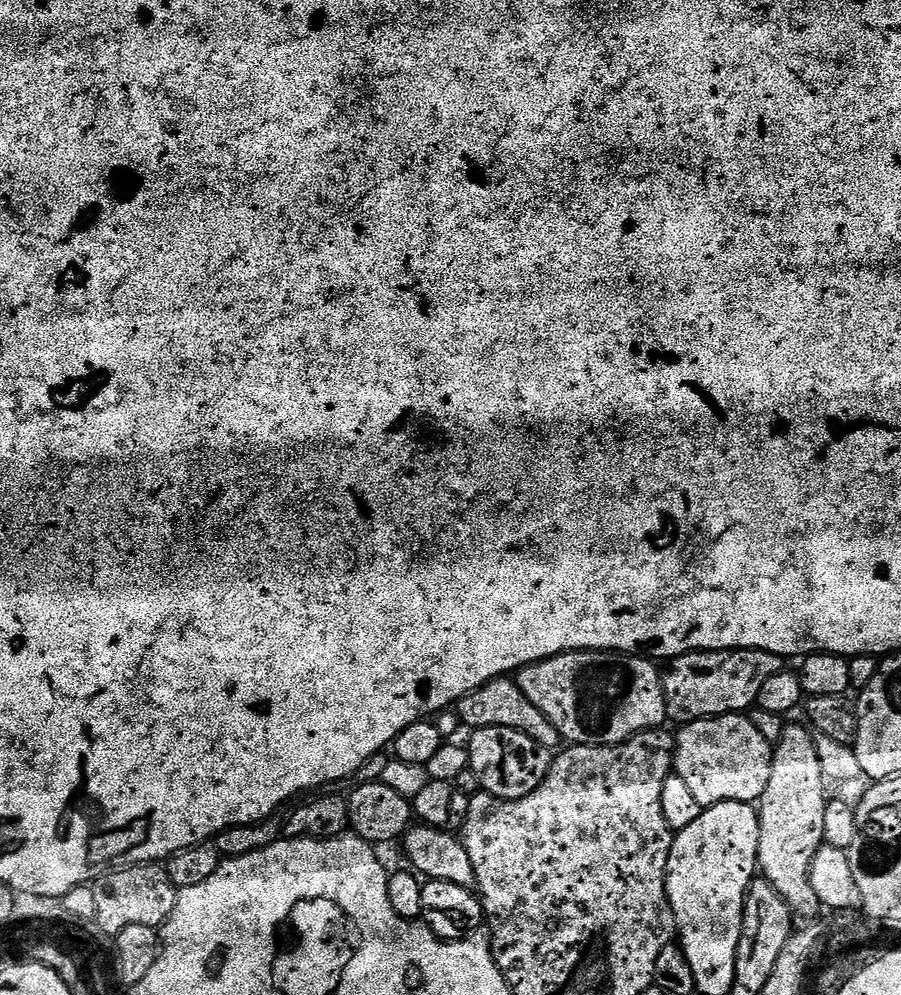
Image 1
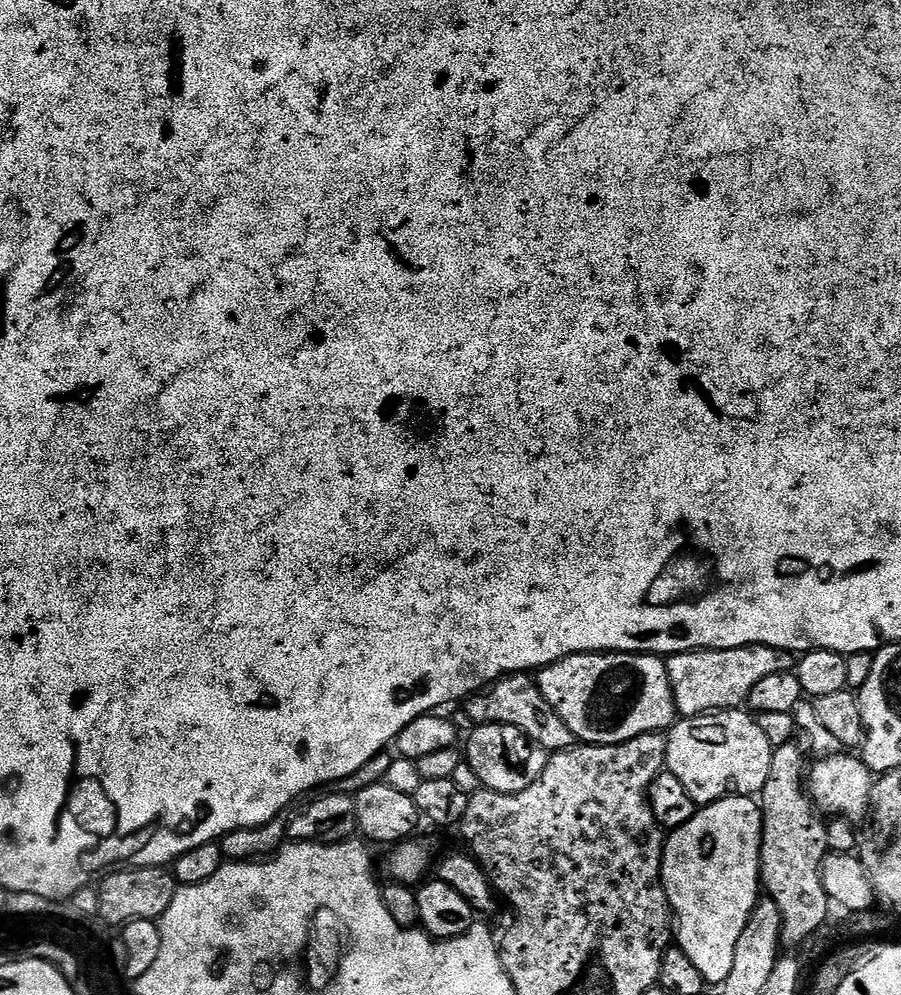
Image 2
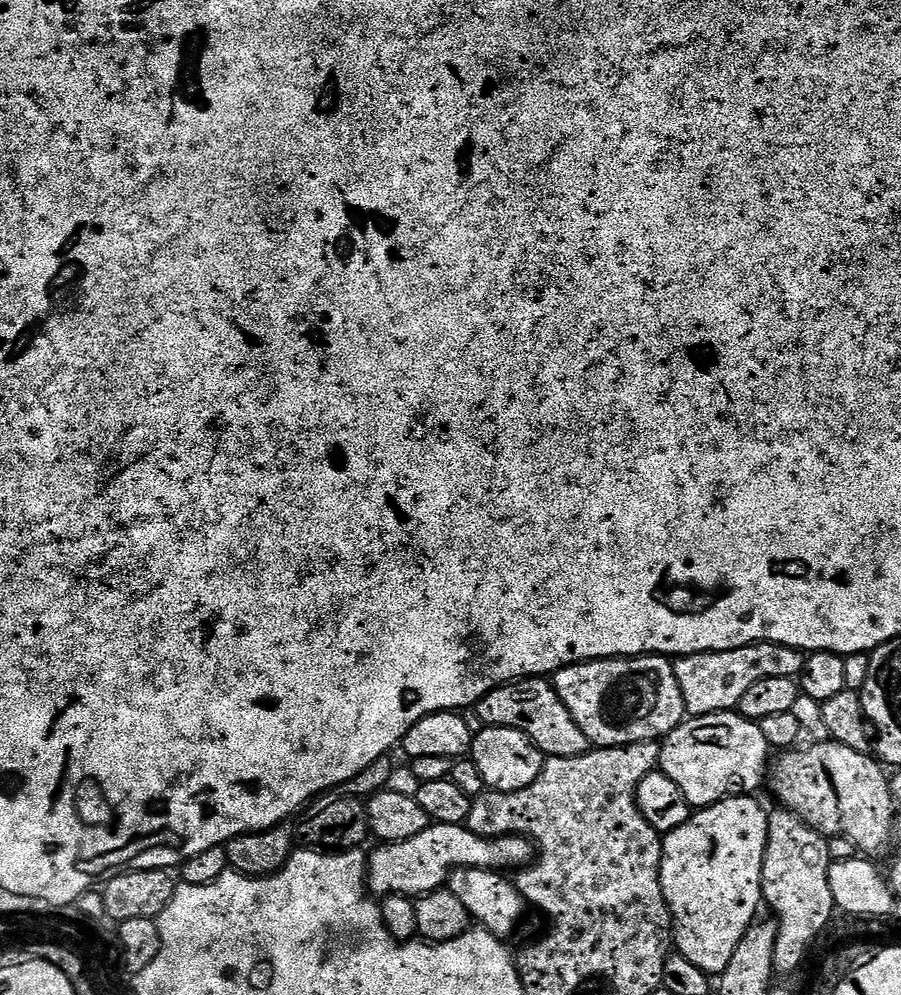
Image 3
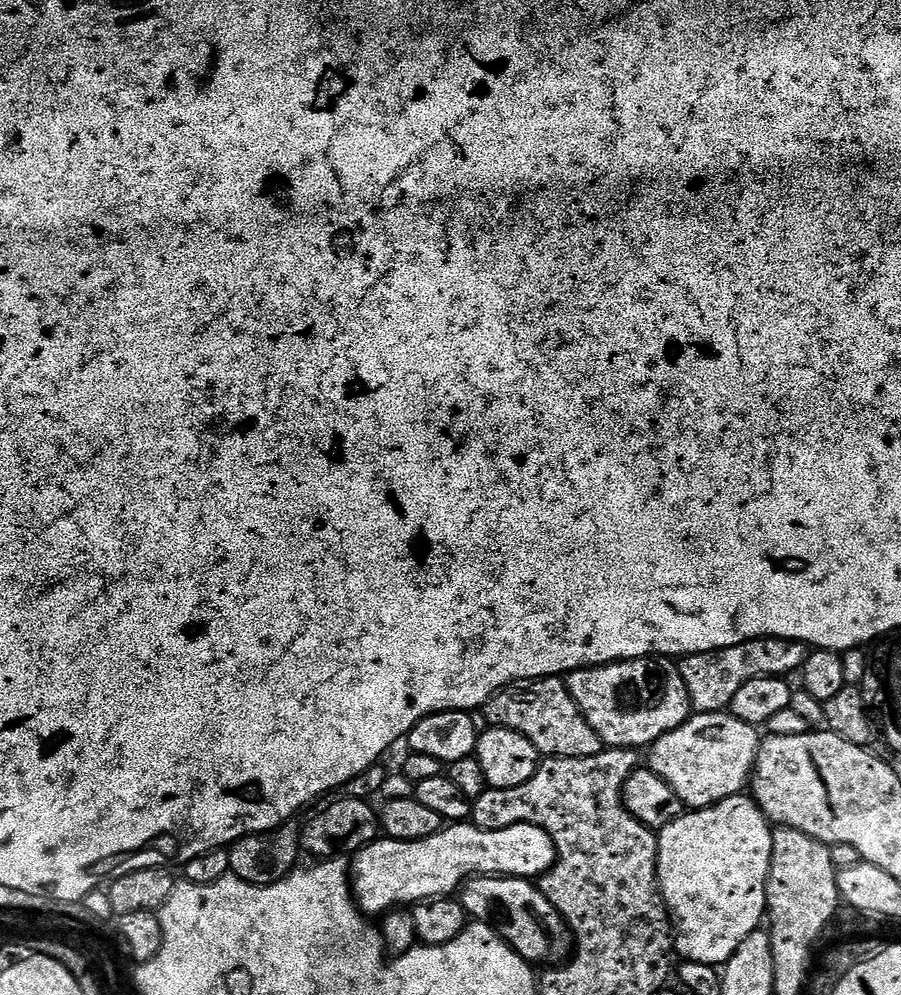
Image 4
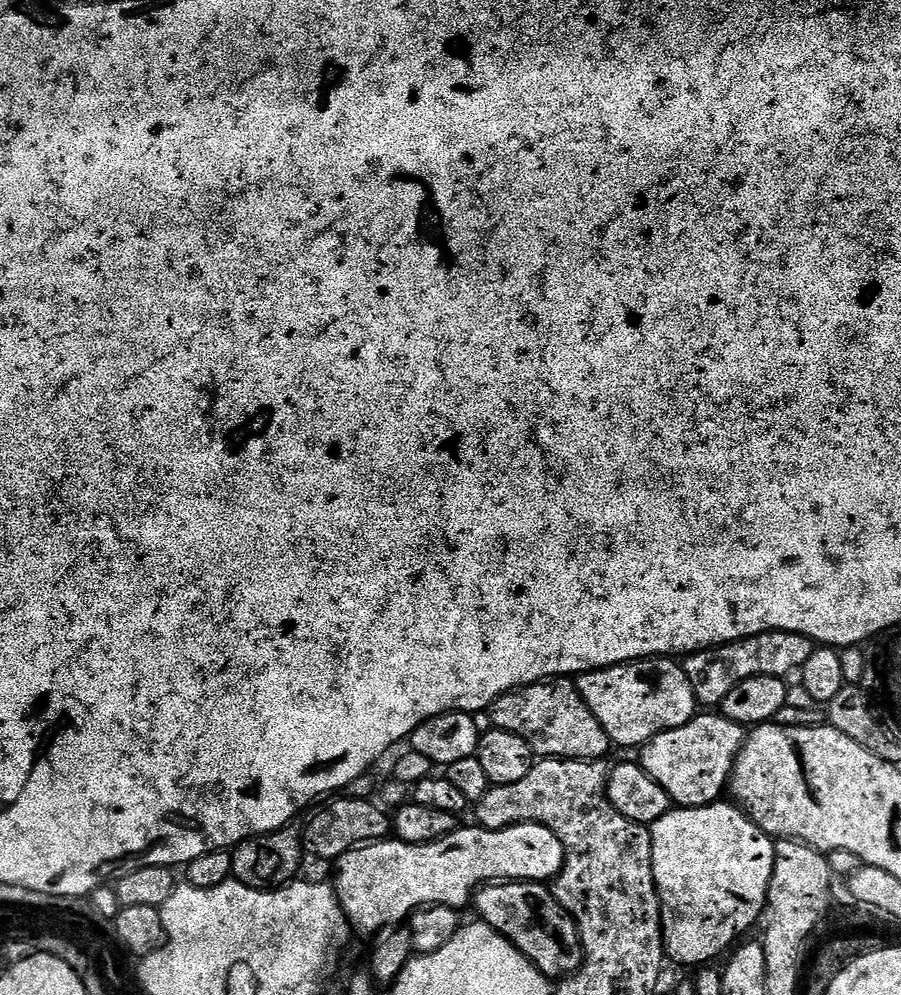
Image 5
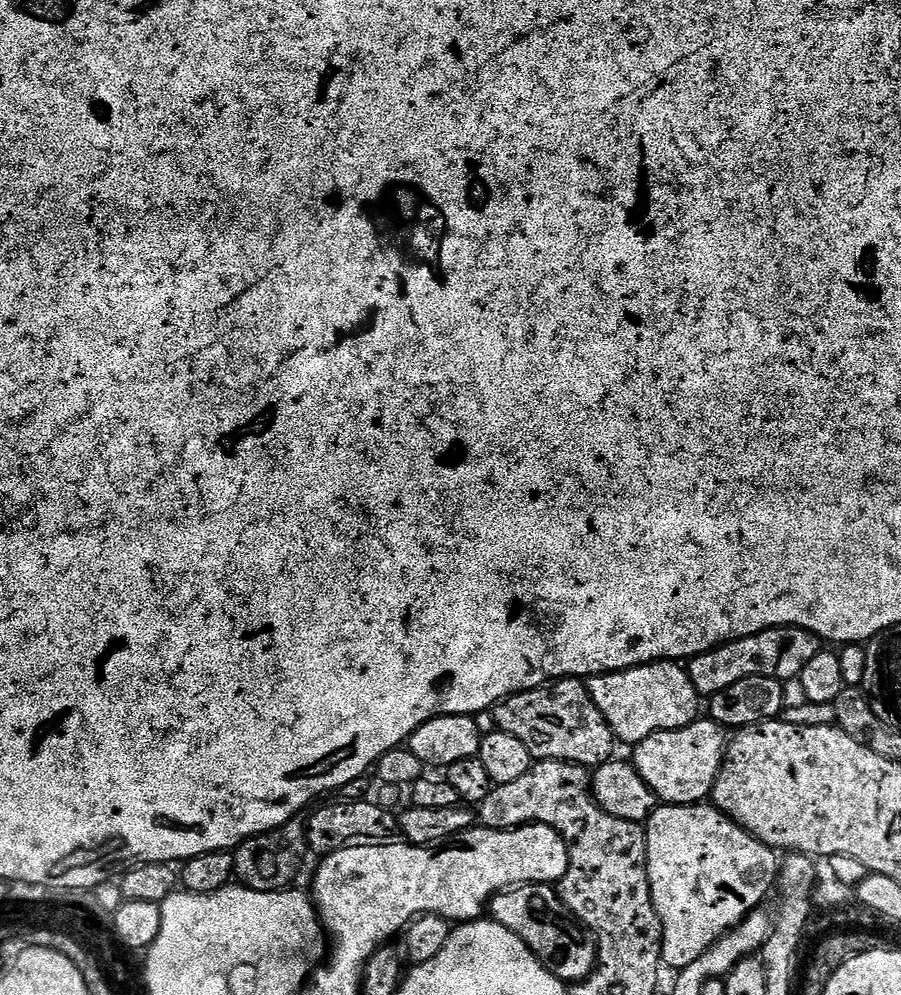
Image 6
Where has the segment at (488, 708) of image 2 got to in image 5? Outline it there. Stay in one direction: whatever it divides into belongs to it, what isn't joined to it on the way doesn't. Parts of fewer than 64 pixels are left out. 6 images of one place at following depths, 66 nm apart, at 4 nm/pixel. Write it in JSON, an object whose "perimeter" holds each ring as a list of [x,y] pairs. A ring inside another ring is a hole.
{"perimeter":[[[553,678],[539,684],[527,684],[525,688],[513,688],[511,692],[493,700],[490,715],[492,728],[518,734],[518,738],[529,744],[537,757],[553,760],[602,760],[609,755],[607,752],[608,748],[610,749],[610,741],[606,730],[602,730],[594,714],[590,714],[590,708],[586,706],[586,702],[582,702],[582,694],[578,694],[571,679]]]}

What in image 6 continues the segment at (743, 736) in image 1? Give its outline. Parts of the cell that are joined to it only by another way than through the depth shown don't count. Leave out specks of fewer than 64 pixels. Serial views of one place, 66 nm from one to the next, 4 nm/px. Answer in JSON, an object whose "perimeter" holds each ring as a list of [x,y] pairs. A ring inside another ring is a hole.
{"perimeter":[[[697,718],[685,728],[650,734],[635,745],[631,763],[635,764],[642,782],[650,786],[657,801],[664,804],[698,804],[712,795],[726,751],[725,729],[711,718]]]}

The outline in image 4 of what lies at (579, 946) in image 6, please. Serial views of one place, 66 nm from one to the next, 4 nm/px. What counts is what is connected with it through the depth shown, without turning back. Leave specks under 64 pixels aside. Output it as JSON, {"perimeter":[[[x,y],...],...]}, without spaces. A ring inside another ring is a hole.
{"perimeter":[[[470,876],[458,889],[458,899],[473,921],[491,926],[523,960],[533,966],[552,966],[573,955],[574,937],[560,911],[548,901],[531,879],[518,876]]]}

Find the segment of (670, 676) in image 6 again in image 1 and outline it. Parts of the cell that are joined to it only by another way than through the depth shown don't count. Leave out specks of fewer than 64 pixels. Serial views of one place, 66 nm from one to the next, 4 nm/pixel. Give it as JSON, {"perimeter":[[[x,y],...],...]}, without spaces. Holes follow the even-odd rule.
{"perimeter":[[[563,652],[557,656],[551,656],[545,660],[539,660],[536,664],[527,664],[521,668],[518,673],[518,683],[520,689],[550,722],[554,722],[554,728],[558,734],[569,745],[578,744],[621,744],[622,741],[628,740],[631,736],[637,736],[640,732],[650,732],[661,727],[660,723],[668,720],[668,711],[666,710],[666,698],[664,697],[664,682],[662,679],[661,669],[656,669],[651,659],[643,654],[625,654],[622,652]]]}

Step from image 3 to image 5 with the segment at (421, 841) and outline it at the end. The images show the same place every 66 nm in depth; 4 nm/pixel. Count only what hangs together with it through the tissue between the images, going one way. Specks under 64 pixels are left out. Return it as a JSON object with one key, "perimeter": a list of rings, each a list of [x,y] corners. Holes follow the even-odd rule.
{"perimeter":[[[512,824],[509,828],[482,828],[479,826],[471,826],[472,828],[457,827],[455,832],[446,834],[442,838],[438,838],[429,844],[407,844],[395,838],[385,838],[377,840],[371,844],[366,844],[358,848],[352,848],[339,860],[335,861],[336,880],[334,879],[334,887],[336,889],[336,897],[342,906],[342,910],[346,914],[349,925],[357,933],[368,932],[367,934],[375,934],[384,929],[387,924],[402,924],[407,921],[416,909],[421,908],[423,904],[441,904],[442,906],[450,906],[451,908],[463,909],[463,904],[473,899],[477,888],[489,882],[548,882],[560,873],[564,865],[564,847],[558,837],[550,831],[546,826],[541,824]]]}

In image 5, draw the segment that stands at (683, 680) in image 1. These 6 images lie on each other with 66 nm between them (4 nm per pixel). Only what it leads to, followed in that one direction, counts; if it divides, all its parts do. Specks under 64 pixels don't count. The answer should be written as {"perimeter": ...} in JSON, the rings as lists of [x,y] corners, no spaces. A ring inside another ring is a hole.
{"perimeter":[[[763,632],[757,636],[747,636],[745,640],[735,640],[732,644],[722,644],[719,648],[705,648],[702,652],[685,655],[682,667],[690,686],[696,695],[697,705],[719,706],[722,698],[746,678],[755,676],[779,676],[799,673],[800,667],[810,658],[814,642],[809,636],[793,632]]]}

